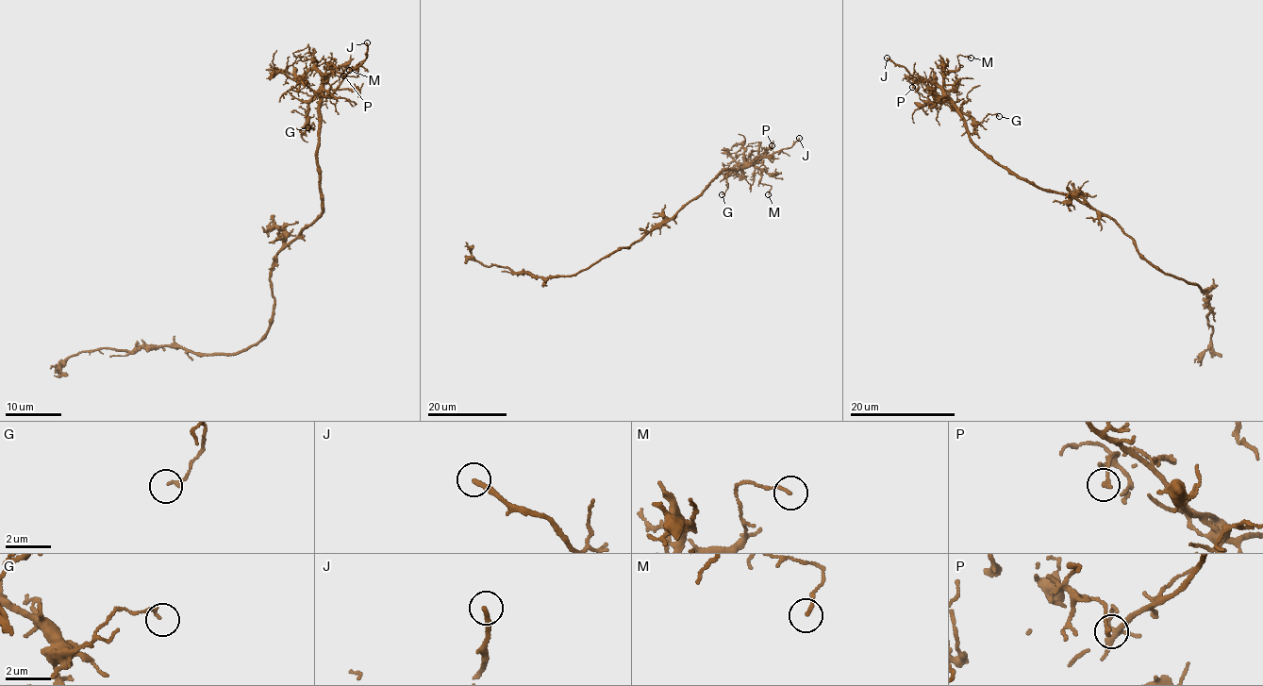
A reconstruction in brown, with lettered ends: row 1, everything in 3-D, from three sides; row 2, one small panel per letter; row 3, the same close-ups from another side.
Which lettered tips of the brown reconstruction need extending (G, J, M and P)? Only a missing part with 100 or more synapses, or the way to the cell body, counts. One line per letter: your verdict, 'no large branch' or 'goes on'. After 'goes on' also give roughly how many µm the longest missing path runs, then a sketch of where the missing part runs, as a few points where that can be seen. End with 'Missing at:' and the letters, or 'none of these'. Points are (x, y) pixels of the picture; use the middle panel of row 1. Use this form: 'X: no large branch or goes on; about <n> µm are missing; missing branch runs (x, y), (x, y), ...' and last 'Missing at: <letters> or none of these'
G: no large branch
J: goes on; about 35 µm are missing; missing branch runs (799, 138), (804, 123), (795, 117), (782, 118), (769, 125), (755, 126), (749, 136), (750, 141), (756, 144)
M: no large branch
P: no large branch
Missing at: J

